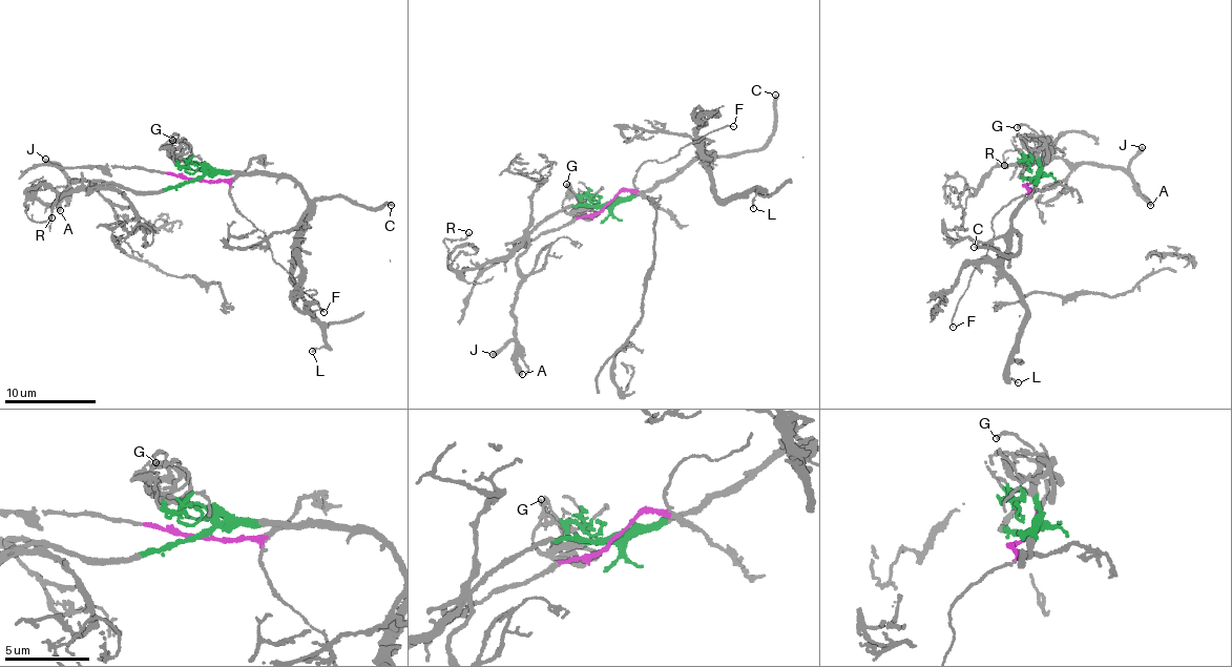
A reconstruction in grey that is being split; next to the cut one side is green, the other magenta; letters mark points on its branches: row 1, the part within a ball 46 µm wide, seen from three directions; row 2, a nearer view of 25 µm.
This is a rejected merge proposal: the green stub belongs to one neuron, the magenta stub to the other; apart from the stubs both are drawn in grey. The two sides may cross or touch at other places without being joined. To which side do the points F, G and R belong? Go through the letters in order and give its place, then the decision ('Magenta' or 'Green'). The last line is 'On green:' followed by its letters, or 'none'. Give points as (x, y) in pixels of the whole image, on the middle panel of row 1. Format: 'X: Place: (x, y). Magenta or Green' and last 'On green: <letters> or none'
F: Place: (733, 126). Magenta
G: Place: (566, 184). Green
R: Place: (468, 232). Green
On green: G, R

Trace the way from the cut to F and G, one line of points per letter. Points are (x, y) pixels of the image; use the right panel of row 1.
F: (1032, 182), (999, 208), (989, 242), (956, 307), (953, 327)
G: (1031, 182), (1025, 159), (1034, 155), (1039, 138), (1024, 124), (1016, 128)

